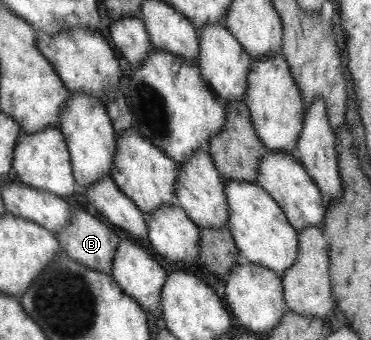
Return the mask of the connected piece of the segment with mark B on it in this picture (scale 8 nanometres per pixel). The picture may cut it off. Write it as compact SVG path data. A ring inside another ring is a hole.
M76 209L71 224L60 229L56 238L68 258L88 269L111 274L118 238L90 213Z

